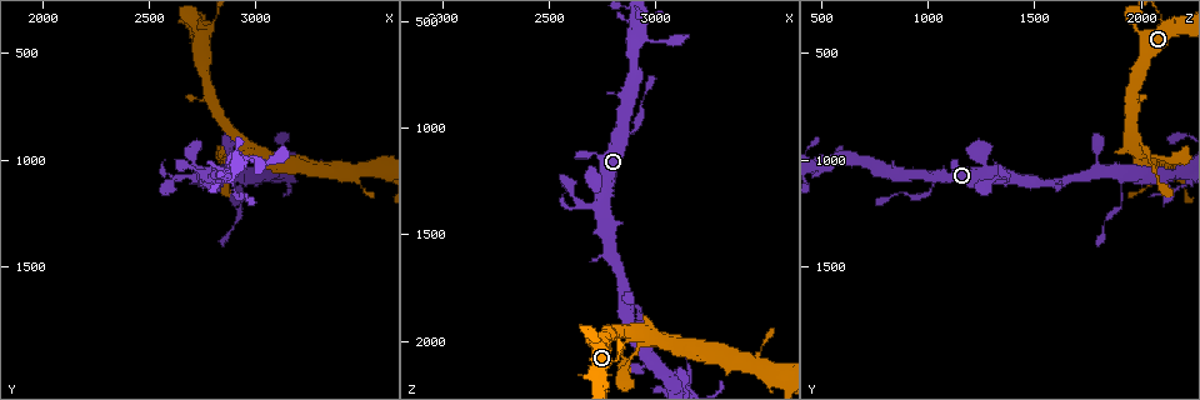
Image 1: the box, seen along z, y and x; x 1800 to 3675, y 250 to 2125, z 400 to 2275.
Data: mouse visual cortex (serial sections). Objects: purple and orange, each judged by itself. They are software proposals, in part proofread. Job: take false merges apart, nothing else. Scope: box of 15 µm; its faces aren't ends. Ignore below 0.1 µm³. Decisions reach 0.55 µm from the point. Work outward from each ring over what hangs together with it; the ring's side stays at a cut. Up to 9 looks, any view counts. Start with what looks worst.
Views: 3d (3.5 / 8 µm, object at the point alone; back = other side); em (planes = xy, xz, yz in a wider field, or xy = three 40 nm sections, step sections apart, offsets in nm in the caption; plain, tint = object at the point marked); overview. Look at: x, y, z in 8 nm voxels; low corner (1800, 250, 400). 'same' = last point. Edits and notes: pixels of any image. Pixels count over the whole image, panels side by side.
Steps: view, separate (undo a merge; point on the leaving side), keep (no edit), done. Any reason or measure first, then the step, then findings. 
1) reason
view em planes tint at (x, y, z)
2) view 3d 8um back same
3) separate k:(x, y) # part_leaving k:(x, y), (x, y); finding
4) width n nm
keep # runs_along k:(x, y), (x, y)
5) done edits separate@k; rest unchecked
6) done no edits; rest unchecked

calibre changes
view 3d 3.5um at (2610, 1080, 1330)

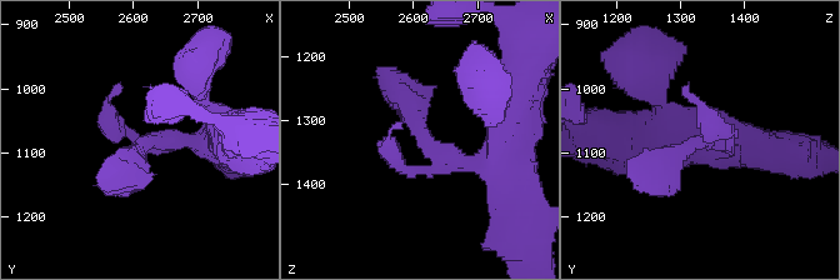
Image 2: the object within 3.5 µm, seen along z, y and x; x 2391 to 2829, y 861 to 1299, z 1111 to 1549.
need the tissue
view em xy step 2 tint at (2620, 1085, 1330)

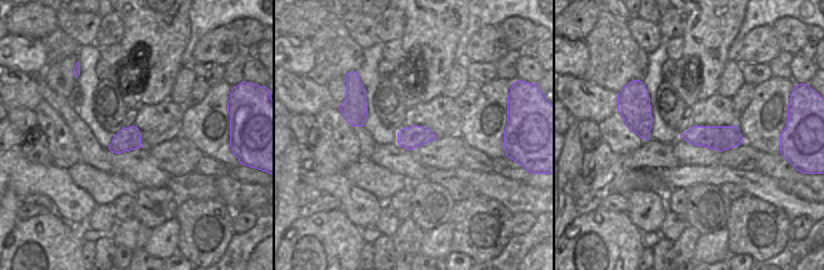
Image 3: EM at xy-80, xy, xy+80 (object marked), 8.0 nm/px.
keep # runs_along 2:(510, 164), (449, 160), (390, 80); continuous, no second cell

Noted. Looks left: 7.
three-way junction
view 3d 3.5um at (2830, 1080, 1040)

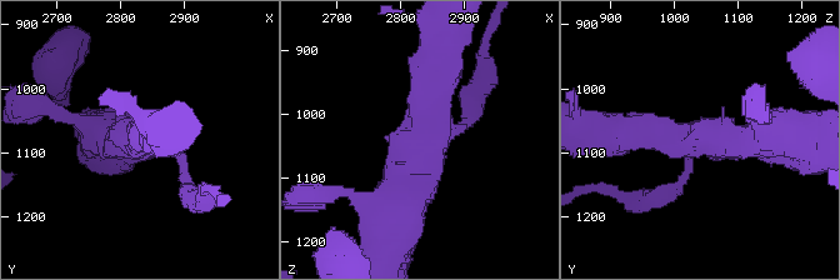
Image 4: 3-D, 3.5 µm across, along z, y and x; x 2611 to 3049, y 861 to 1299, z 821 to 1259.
arms 3; arm_widths 150, 400, 400 nm; now the EM
view em xy step 2 tint at (2835, 1080, 1030)

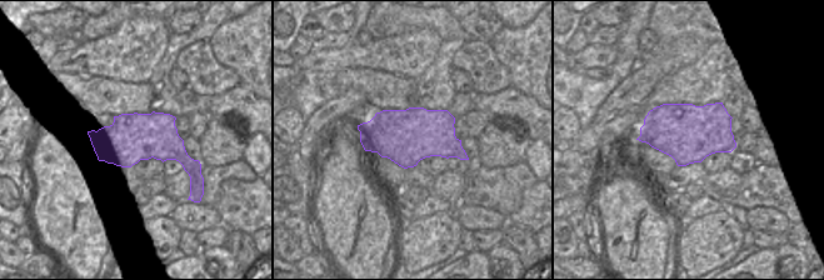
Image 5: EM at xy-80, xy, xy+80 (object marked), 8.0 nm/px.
keep # runs_along 4:(400, 215), (438, 55); one cell here

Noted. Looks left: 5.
sudden change in width
view 3d 8um at (2860, 1060, 1900)

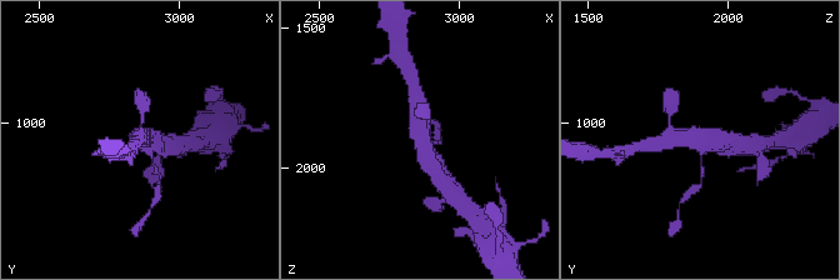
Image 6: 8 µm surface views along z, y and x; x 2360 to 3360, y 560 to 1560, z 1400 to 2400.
closer look
view 3d 3.5um at (2870, 1070, 1890)

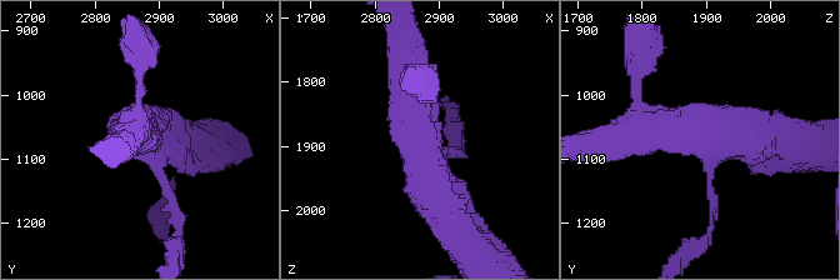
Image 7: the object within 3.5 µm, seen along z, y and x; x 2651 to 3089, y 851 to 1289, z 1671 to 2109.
need the tissue
view em planes tint at (2865, 1055, 1895)

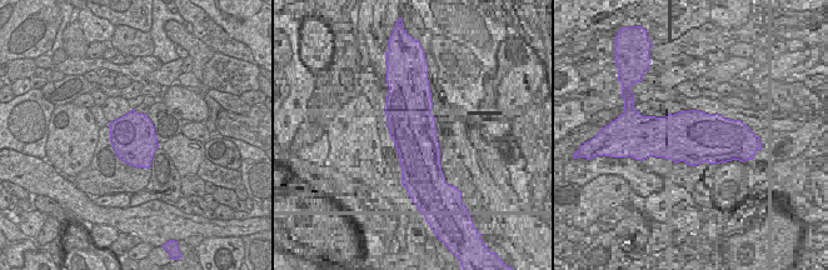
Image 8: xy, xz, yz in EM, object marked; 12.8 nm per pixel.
keep # runs_along 7:(405, 61), (424, 180), (451, 218); all the same cell

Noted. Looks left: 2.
thick turns thin
view 3d 8um back at (2910, 990, 570)

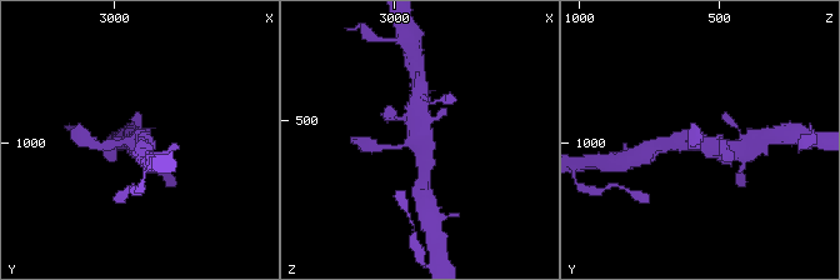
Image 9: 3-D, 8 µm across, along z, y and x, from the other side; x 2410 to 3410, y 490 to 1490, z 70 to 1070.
view em xy step 2 tint at (2900, 1010, 570)

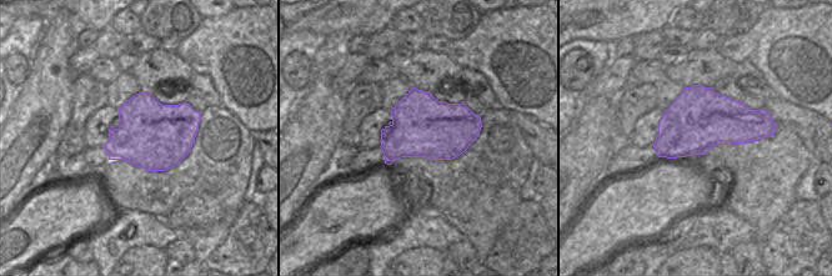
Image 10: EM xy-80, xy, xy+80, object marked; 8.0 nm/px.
keep # runs_along 9:(666, 143), (695, 138), (734, 150); continuous, no second cell

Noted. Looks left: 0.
done no edits; rest unchecked

